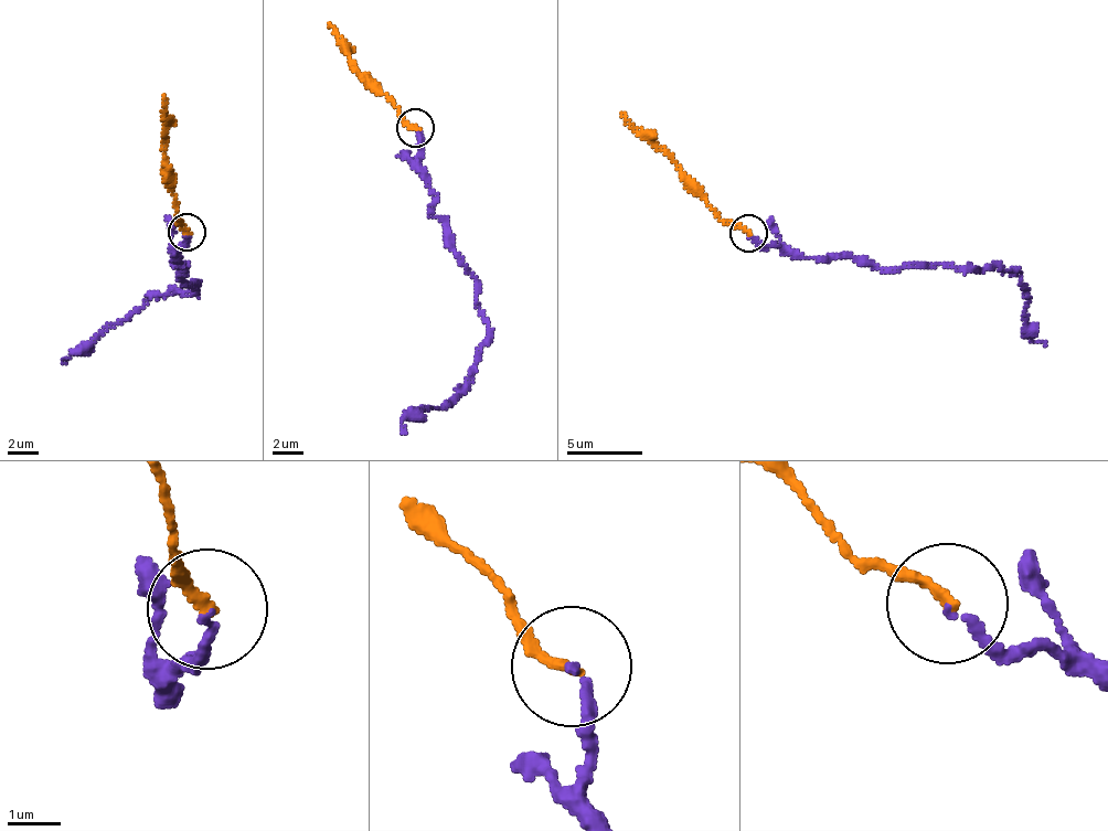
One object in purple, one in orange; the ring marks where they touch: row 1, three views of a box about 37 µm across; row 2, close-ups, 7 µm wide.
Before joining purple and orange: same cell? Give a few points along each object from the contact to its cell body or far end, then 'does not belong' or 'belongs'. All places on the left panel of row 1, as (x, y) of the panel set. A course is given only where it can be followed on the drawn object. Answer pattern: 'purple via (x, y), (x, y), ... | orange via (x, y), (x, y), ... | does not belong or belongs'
purple via (188, 233), (177, 248), (177, 263), (184, 283), (196, 281), (192, 291), (152, 296), (80, 347), (66, 363) | orange via (188, 233), (177, 211), (173, 179), (164, 153), (163, 95) | belongs

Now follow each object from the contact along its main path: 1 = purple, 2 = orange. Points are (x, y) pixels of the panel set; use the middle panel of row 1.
1: (416, 128), (419, 169), (445, 240), (476, 281), (488, 341), (462, 393), (443, 408), (409, 413), (406, 433)
2: (416, 128), (358, 71), (329, 23)

